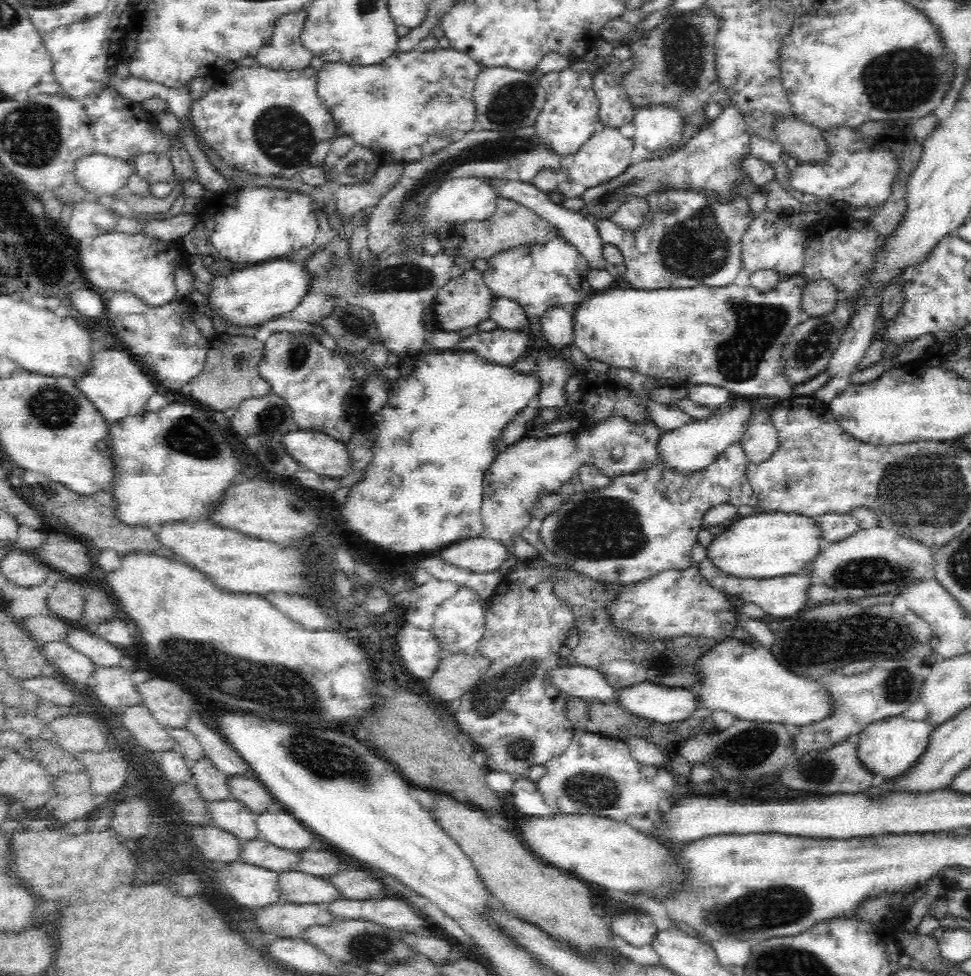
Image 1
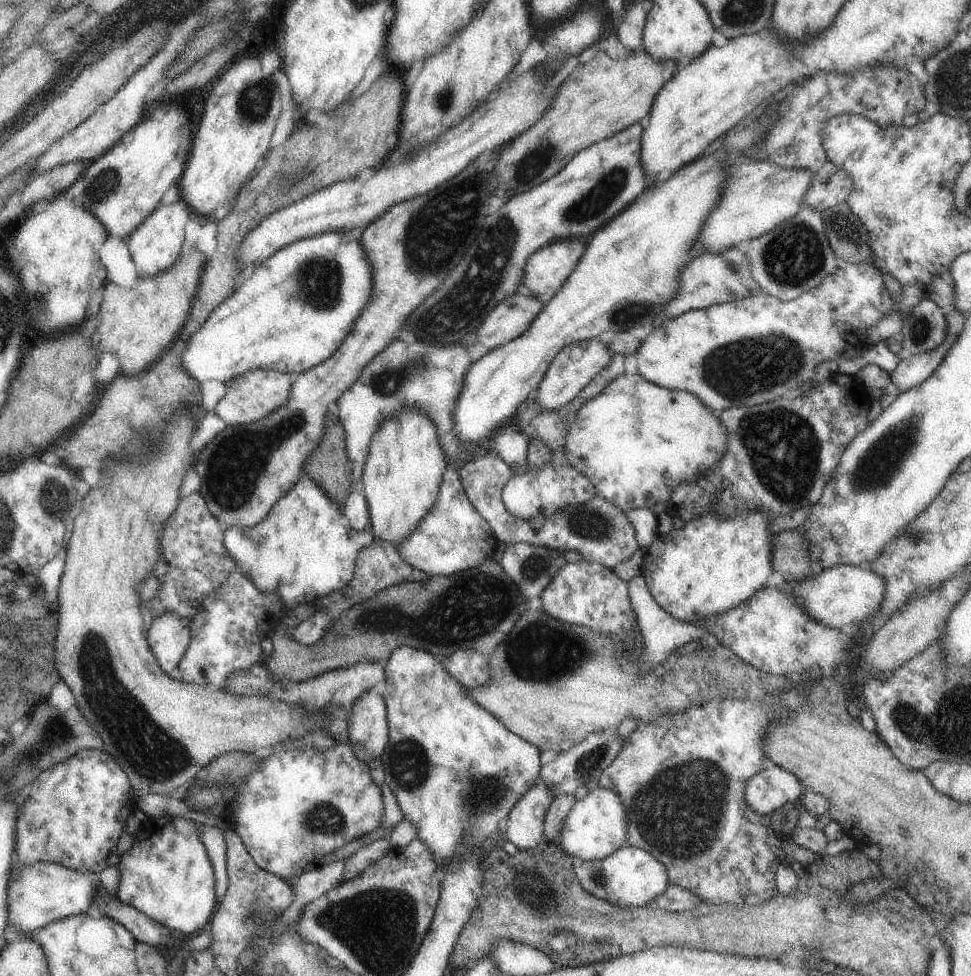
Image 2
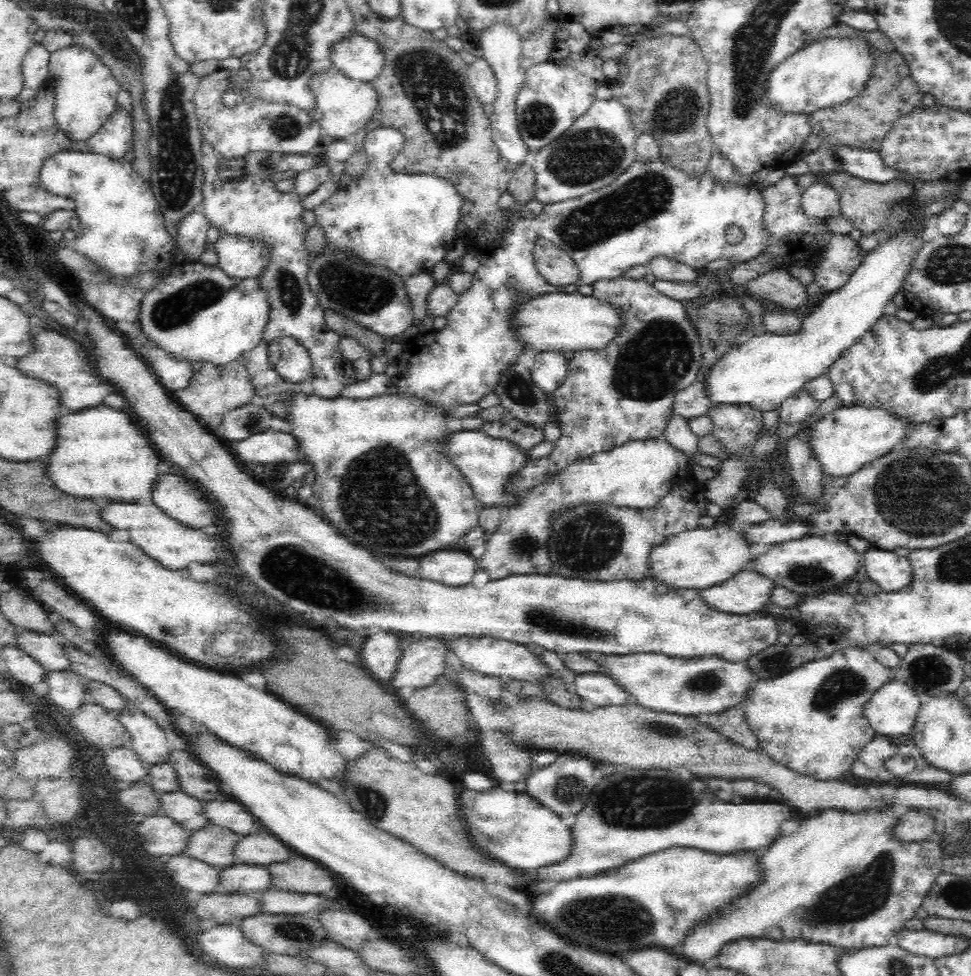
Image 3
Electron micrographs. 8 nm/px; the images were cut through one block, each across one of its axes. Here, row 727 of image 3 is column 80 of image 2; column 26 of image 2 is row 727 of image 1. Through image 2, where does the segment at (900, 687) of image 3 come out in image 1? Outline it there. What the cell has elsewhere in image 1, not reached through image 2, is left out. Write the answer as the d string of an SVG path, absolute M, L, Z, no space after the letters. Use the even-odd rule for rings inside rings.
M892 716L886 720L878 720L866 726L866 730L862 730L860 744L858 744L858 760L860 764L874 772L874 776L884 776L884 780L894 780L906 772L910 772L910 768L918 762L918 758L924 756L926 748L930 746L930 738L932 738L934 726L924 722L924 720L908 720L904 716Z

